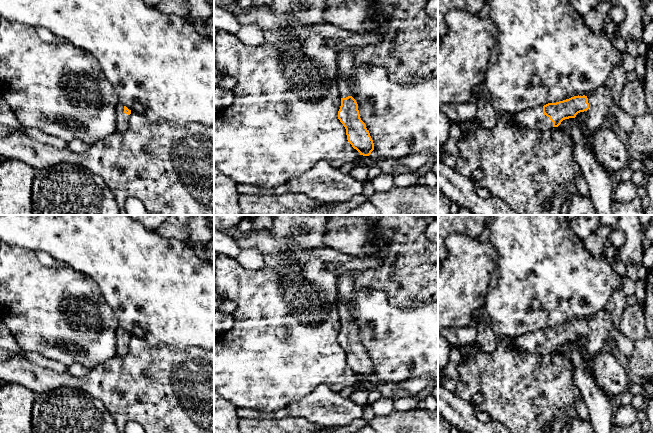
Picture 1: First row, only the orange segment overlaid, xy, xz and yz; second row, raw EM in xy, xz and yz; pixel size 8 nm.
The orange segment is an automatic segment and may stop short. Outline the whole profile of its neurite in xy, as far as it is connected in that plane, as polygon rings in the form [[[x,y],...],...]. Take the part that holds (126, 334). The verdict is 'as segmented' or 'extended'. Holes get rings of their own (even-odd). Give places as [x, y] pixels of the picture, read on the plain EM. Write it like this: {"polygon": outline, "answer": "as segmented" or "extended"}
{"polygon": [[[119,327],[116,332],[117,355],[124,356],[129,351],[131,334]]], "answer": "extended"}

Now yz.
{"polygon": [[[578,319],[512,338],[511,346],[529,353],[547,355],[553,351],[558,351],[563,344],[575,342],[578,337],[588,333],[587,320]]], "answer": "extended"}

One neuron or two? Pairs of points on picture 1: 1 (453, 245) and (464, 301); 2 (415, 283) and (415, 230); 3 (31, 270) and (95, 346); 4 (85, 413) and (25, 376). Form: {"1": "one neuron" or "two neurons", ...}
{"1": "one neuron", "2": "one neuron", "3": "one neuron", "4": "two neurons"}

